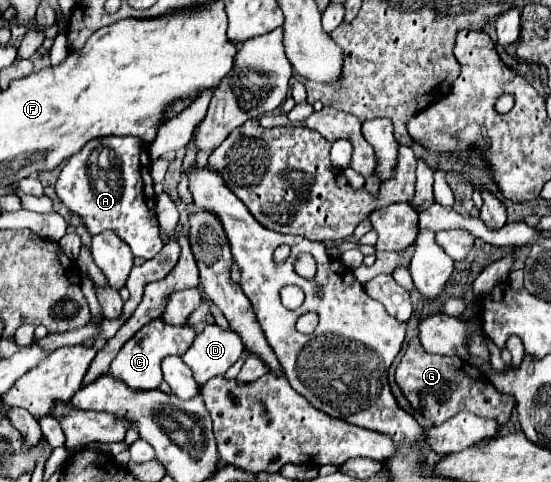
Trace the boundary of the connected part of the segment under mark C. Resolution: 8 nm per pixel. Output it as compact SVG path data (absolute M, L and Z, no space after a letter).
M155 318L149 324L145 324L131 340L125 342L125 346L119 350L117 358L111 362L109 372L117 378L121 378L125 384L129 384L133 390L151 390L159 388L163 382L161 376L161 362L167 356L183 356L189 346L193 344L197 332L189 324L167 324L163 318Z

